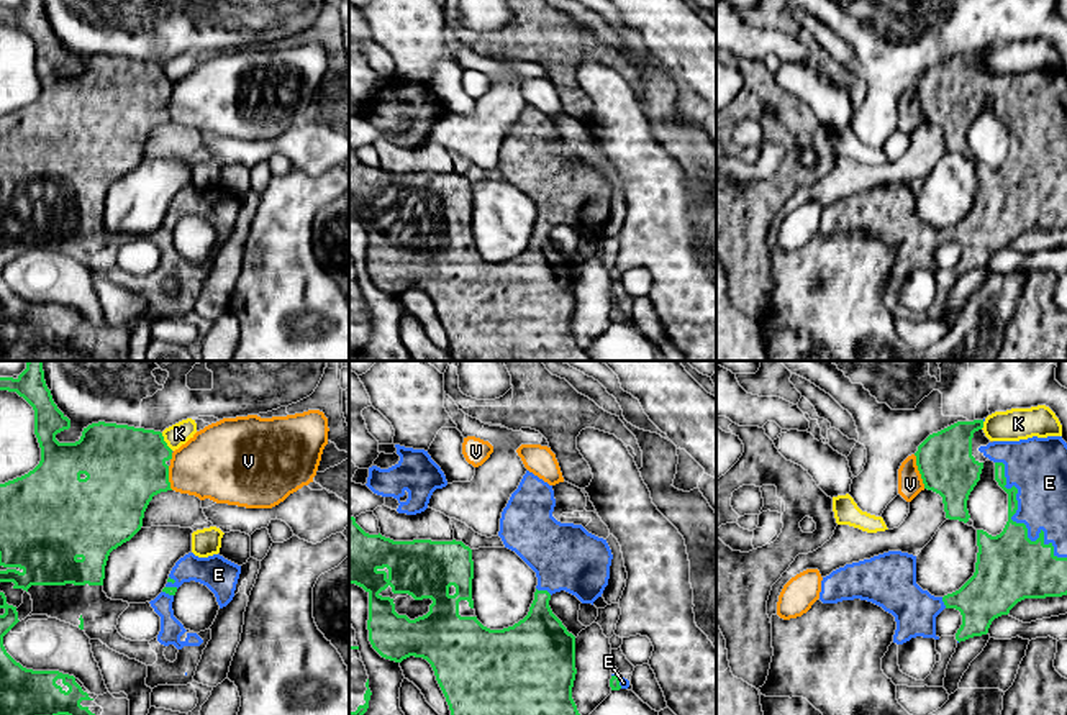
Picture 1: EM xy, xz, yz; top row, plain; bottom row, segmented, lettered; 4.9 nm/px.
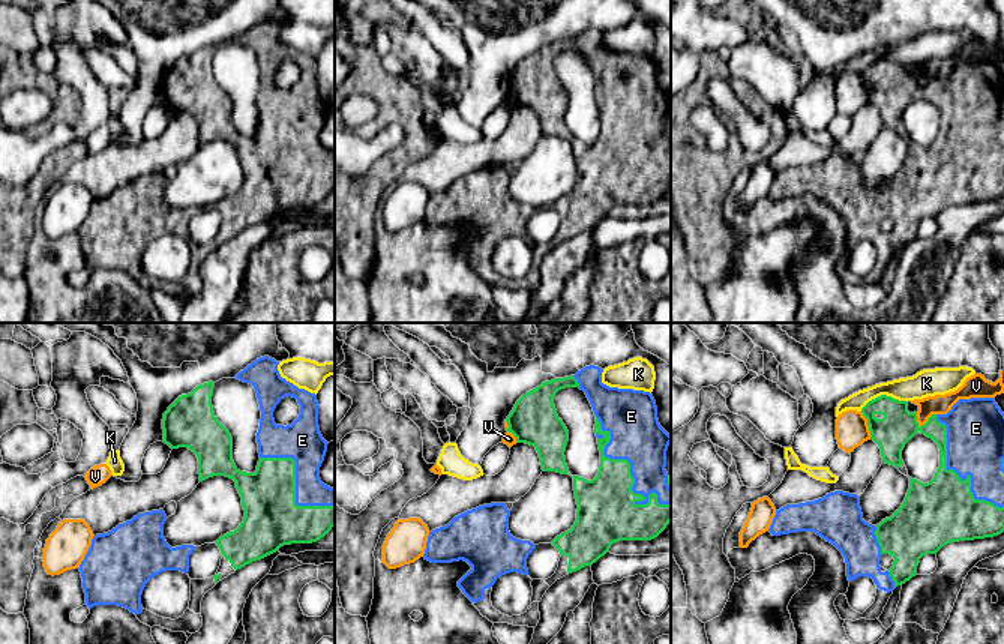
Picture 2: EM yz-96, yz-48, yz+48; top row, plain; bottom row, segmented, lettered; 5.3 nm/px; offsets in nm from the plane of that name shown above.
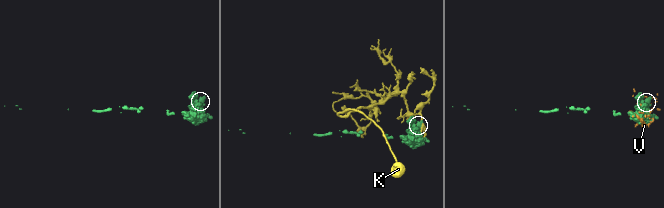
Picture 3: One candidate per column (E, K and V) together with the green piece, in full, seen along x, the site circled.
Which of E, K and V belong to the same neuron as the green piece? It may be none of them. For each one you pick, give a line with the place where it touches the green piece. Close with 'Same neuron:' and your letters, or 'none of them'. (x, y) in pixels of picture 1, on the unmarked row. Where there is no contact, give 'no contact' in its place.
E: yz (1015, 154)
Same neuron: E

